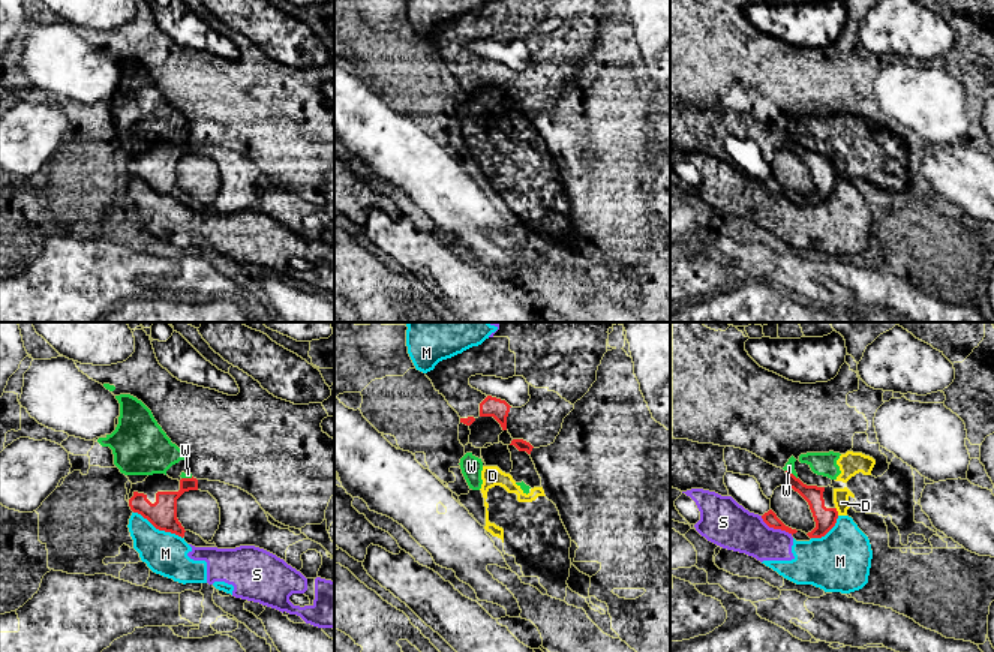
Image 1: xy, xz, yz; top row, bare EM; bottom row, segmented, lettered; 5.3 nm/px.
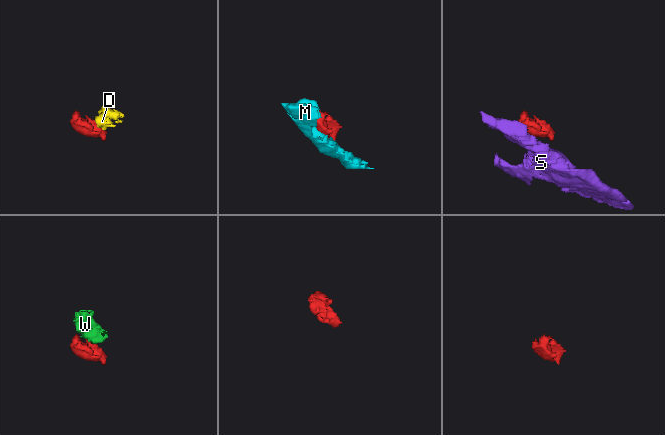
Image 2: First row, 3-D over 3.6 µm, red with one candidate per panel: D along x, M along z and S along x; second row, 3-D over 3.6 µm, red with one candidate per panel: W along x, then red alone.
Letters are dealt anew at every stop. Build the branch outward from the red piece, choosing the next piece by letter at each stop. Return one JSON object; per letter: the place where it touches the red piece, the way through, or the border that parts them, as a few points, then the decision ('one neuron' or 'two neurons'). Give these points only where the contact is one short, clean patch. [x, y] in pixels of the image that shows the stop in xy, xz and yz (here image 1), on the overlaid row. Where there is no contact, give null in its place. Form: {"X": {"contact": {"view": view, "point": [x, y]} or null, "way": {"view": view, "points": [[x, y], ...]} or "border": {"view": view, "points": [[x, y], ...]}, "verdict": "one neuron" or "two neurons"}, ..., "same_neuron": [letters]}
{"D": {"contact": {"view": "yz", "point": [837, 511]}, "border": {"view": "yz", "points": [[835, 507], [838, 514]]}, "verdict": "two neurons"}, "M": {"contact": {"view": "xy", "point": [158, 528]}, "verdict": "two neurons"}, "S": {"contact": {"view": "yz", "point": [775, 528]}, "border": {"view": "yz", "points": [[760, 516], [769, 526], [792, 534]]}, "verdict": "two neurons"}, "W": {"contact": {"view": "yz", "point": [792, 474]}, "border": {"view": "yz", "points": [[786, 469], [796, 478]]}, "verdict": "two neurons"}, "same_neuron": []}

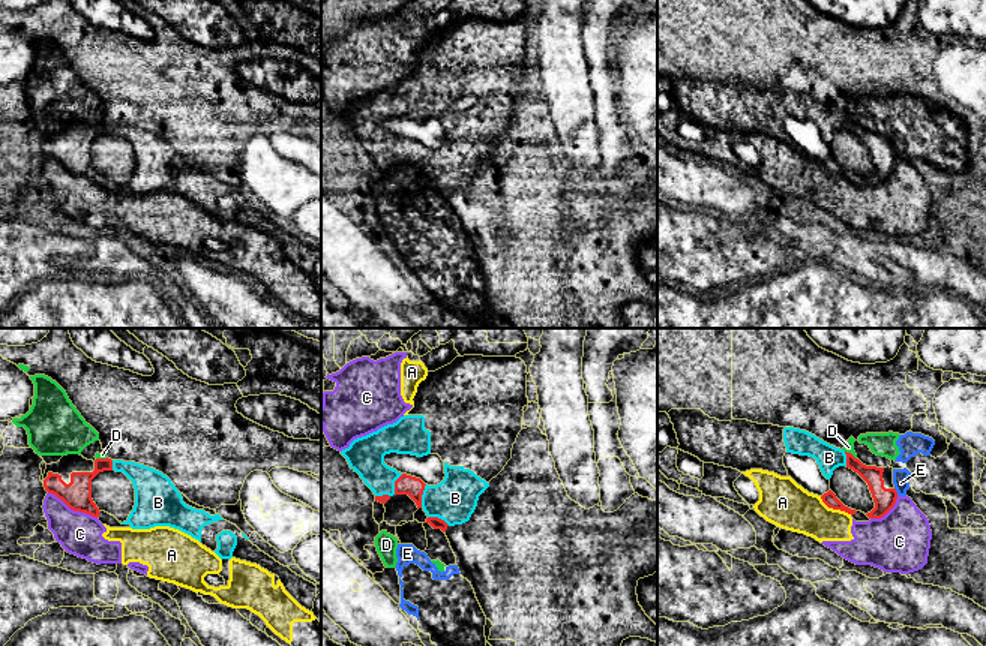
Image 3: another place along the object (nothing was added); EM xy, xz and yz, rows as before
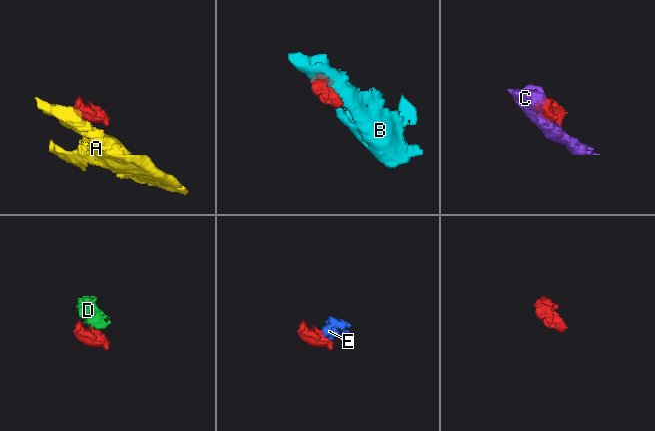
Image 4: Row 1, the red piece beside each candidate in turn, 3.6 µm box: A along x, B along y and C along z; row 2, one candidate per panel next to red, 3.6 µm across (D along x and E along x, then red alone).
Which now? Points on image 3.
{"A": {"contact": {"view": "yz", "point": [835, 508]}, "border": {"view": "yz", "points": [[820, 496], [829, 507], [851, 514]]}, "verdict": "two neurons"}, "B": {"contact": {"view": "xz", "point": [420, 496]}, "verdict": "one neuron"}, "C": {"contact": {"view": "xy", "point": [72, 508]}, "verdict": "two neurons"}, "D": {"contact": {"view": "yz", "point": [851, 454]}, "border": {"view": "yz", "points": [[845, 450], [856, 459]]}, "verdict": "two neurons"}, "E": {"contact": {"view": "yz", "point": [896, 492]}, "border": {"view": "yz", "points": [[895, 487], [898, 495]]}, "verdict": "two neurons"}, "same_neuron": ["B"]}

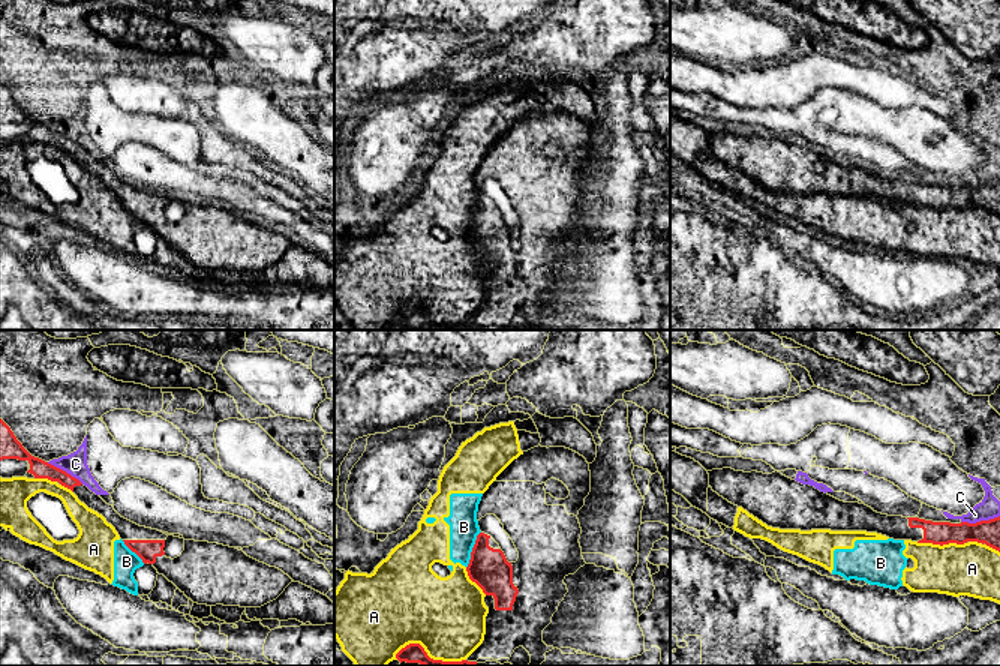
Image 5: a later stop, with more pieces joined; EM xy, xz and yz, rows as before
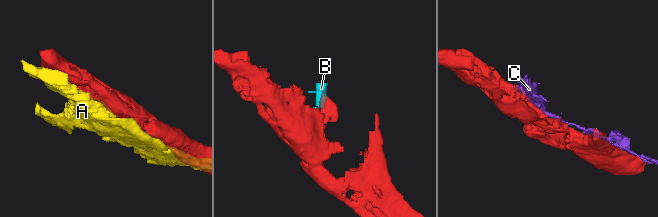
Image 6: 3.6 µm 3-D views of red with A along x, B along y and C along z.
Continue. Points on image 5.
{"A": {"contact": {"view": "yz", "point": [942, 545]}, "verdict": "two neurons"}, "B": {"contact": {"view": "xz", "point": [473, 549]}, "border": {"view": "xz", "points": [[480, 531], [467, 567]]}, "verdict": "two neurons"}, "C": {"contact": {"view": "yz", "point": [981, 521]}, "verdict": "two neurons"}, "same_neuron": []}

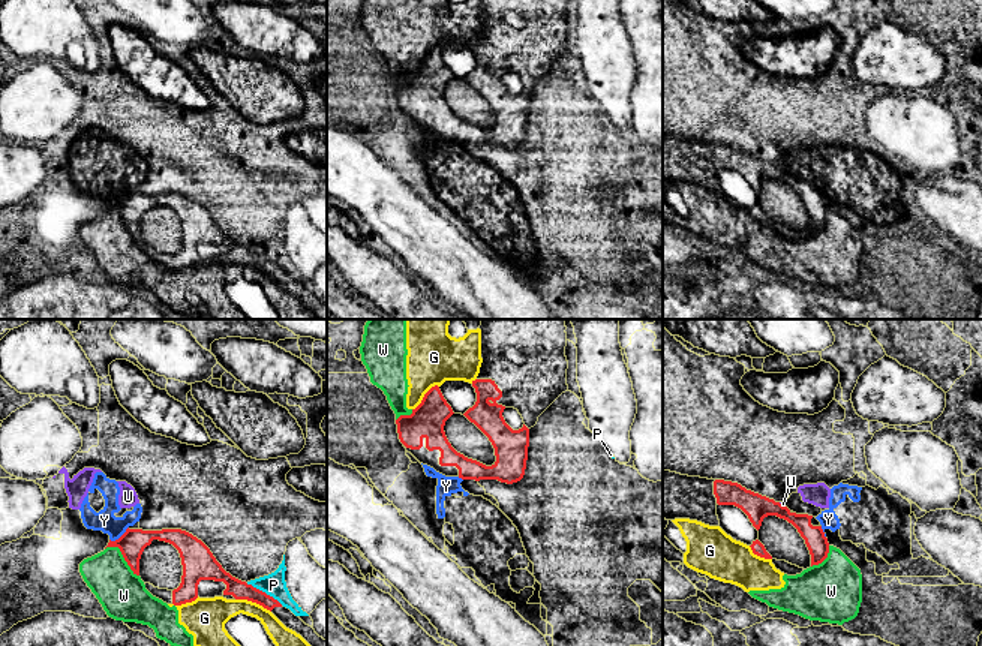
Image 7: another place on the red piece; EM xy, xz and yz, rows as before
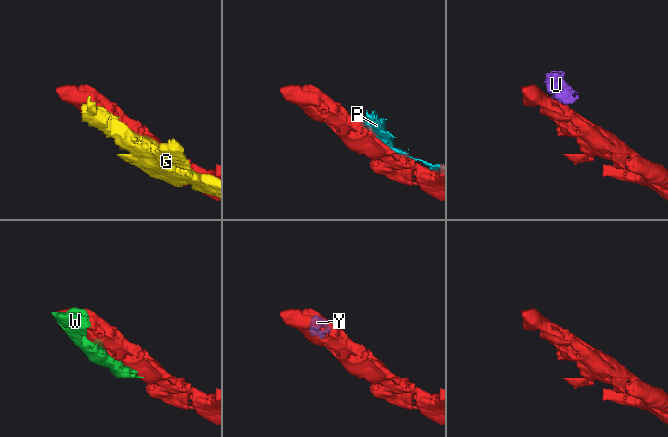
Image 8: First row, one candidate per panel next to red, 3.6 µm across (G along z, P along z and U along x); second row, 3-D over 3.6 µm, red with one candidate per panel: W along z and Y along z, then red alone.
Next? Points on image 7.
{"G": {"contact": {"view": "xy", "point": [254, 601]}, "verdict": "two neurons"}, "P": {"contact": {"view": "xy", "point": [264, 592]}, "verdict": "two neurons"}, "U": {"contact": {"view": "yz", "point": [780, 504]}, "border": {"view": "yz", "points": [[778, 502], [784, 507]]}, "verdict": "two neurons"}, "W": {"contact": {"view": "xy", "point": [123, 556]}, "verdict": "two neurons"}, "Y": {"contact": {"view": "xy", "point": [120, 537]}, "border": {"view": "xy", "points": [[128, 526], [117, 538], [110, 540]]}, "verdict": "two neurons"}, "same_neuron": []}

